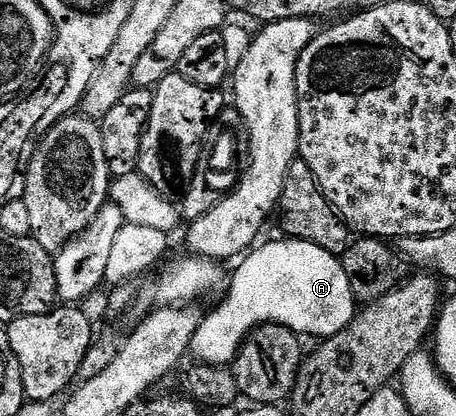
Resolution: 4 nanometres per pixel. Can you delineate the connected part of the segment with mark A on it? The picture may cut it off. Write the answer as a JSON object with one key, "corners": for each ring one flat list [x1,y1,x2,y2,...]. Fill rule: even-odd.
{"corners":[[282,241,267,242,260,250,252,249,238,263,240,266,236,268,235,275,232,278,230,275,229,285,226,287,227,299,203,323,200,321,196,325,195,334,191,337,190,353,196,354,199,357,196,359,202,365,226,367,234,363,239,347,243,345,248,335,264,324,286,326,300,336,312,334,315,340,322,340,332,338,334,334,341,332,355,317,357,303,351,290,350,278,345,274,340,259,312,242]]}

